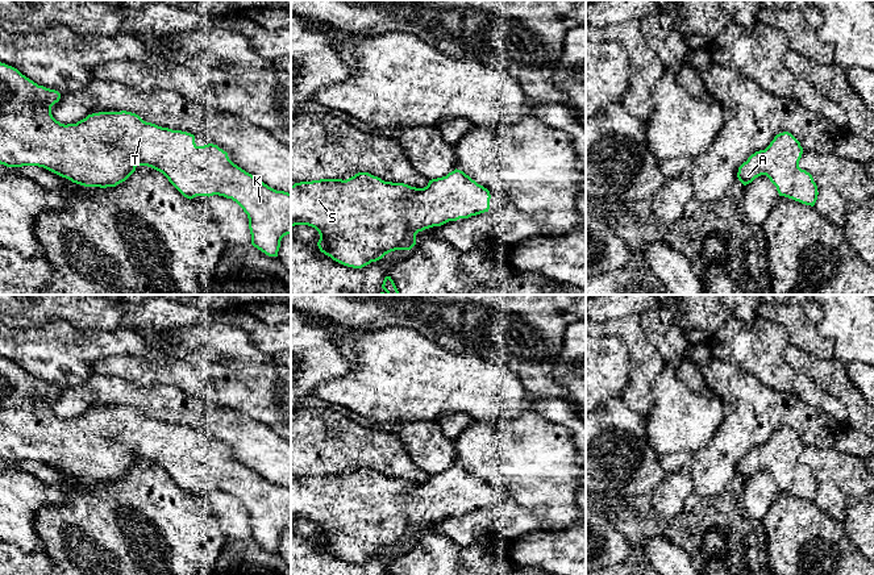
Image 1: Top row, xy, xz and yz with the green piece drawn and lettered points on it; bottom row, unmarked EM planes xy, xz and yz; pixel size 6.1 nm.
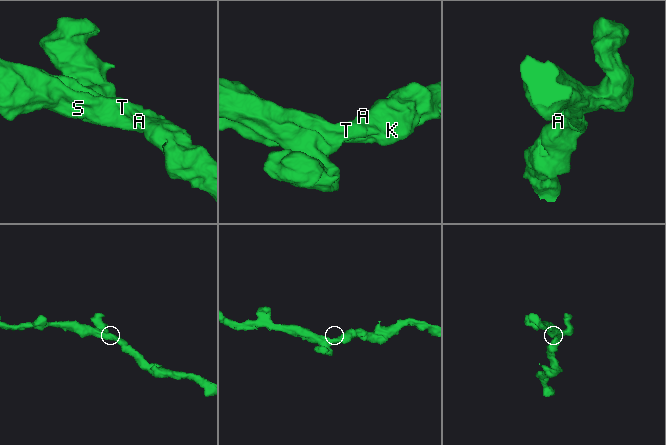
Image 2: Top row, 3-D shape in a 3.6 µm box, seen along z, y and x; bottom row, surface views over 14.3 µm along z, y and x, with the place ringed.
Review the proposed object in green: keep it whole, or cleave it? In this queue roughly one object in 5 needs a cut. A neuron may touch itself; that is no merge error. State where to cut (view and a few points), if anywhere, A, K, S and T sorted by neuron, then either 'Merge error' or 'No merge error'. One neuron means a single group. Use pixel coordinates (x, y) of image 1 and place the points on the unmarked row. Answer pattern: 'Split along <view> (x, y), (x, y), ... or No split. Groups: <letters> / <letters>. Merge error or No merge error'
No split. Groups: A K S T. No merge error

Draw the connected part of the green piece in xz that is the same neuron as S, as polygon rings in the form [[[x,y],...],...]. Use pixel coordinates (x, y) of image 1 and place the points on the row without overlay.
[[[457,463],[446,471],[429,475],[424,483],[384,476],[369,467],[358,467],[346,475],[320,474],[291,480],[291,521],[308,520],[315,522],[320,529],[317,541],[321,547],[344,561],[362,563],[391,546],[411,545],[416,539],[419,526],[488,507],[490,493],[487,483]]]

